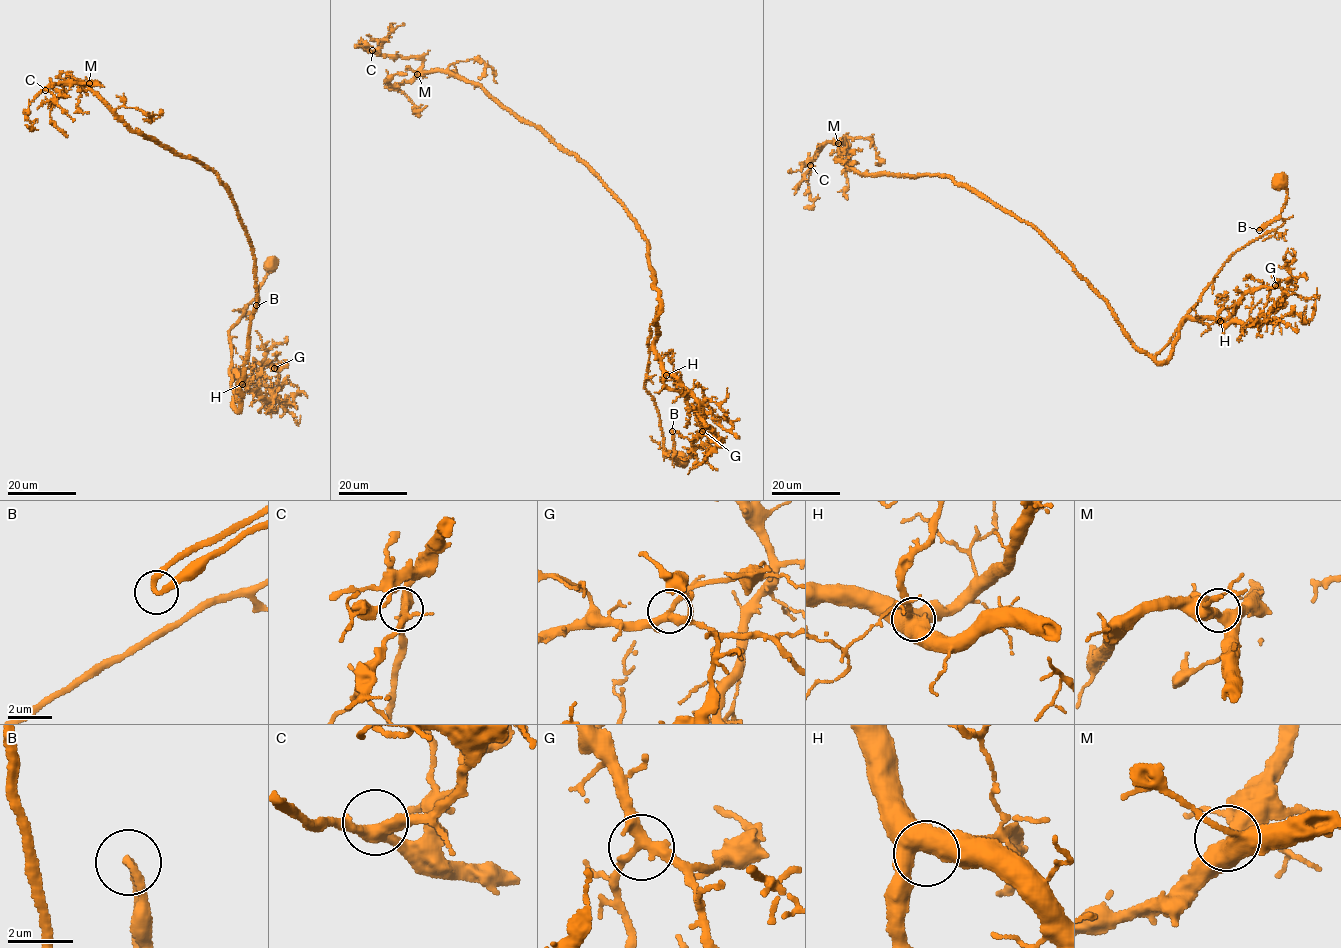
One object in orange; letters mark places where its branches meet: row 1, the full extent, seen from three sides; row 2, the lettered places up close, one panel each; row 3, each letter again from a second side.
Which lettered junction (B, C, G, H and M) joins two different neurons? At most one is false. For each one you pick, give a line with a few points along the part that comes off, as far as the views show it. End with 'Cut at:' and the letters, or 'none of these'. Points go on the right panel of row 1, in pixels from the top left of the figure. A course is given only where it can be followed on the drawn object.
Cut at: none of these

